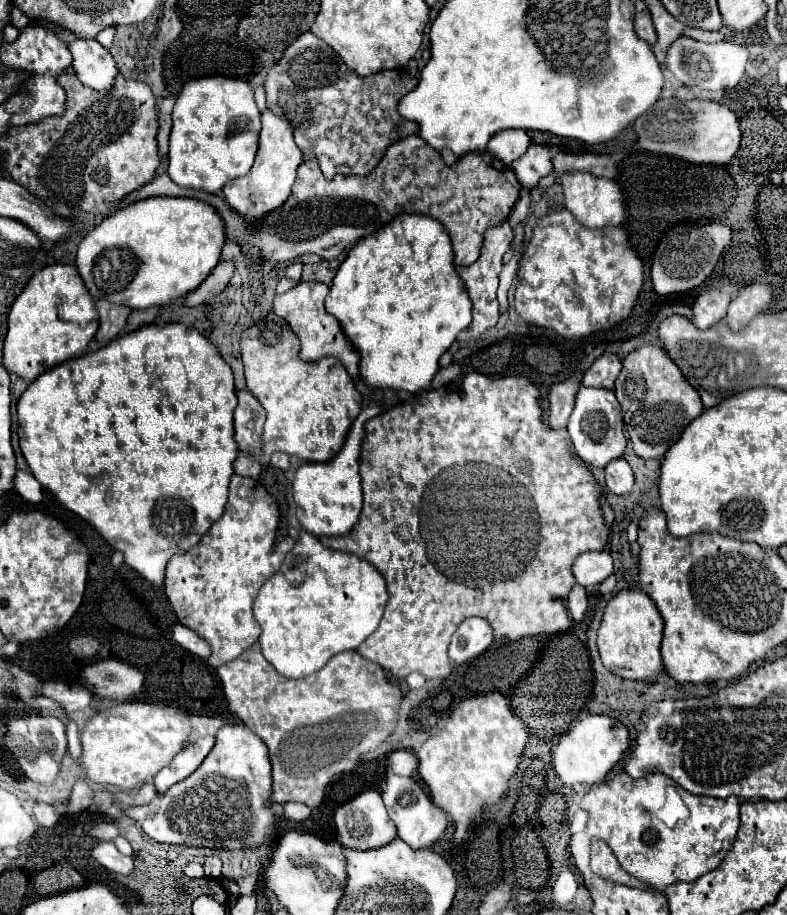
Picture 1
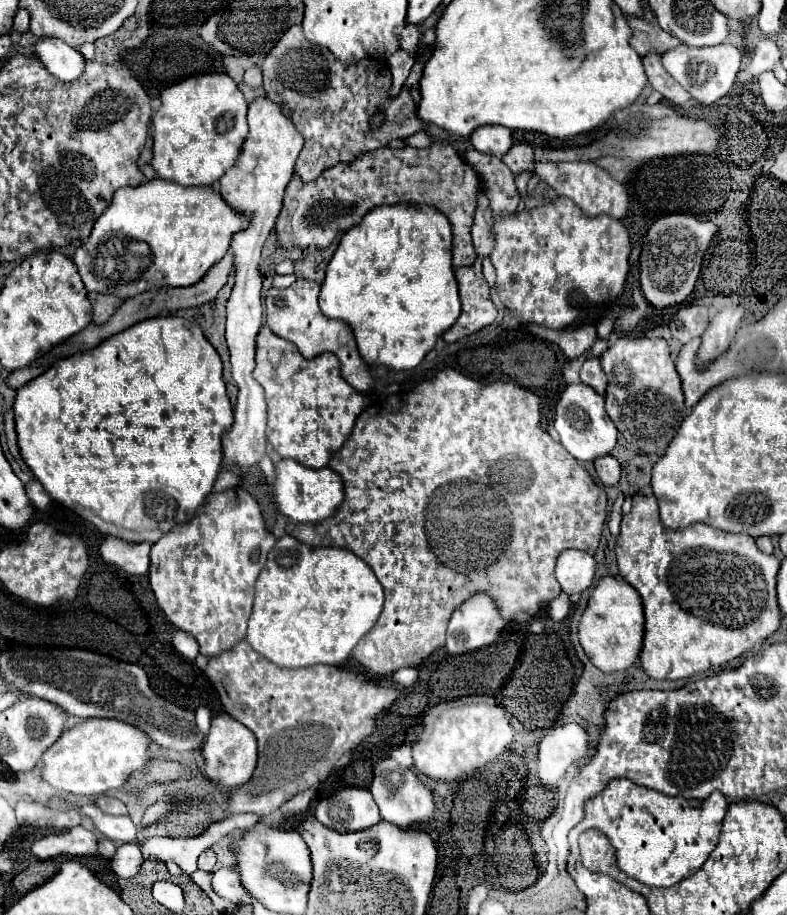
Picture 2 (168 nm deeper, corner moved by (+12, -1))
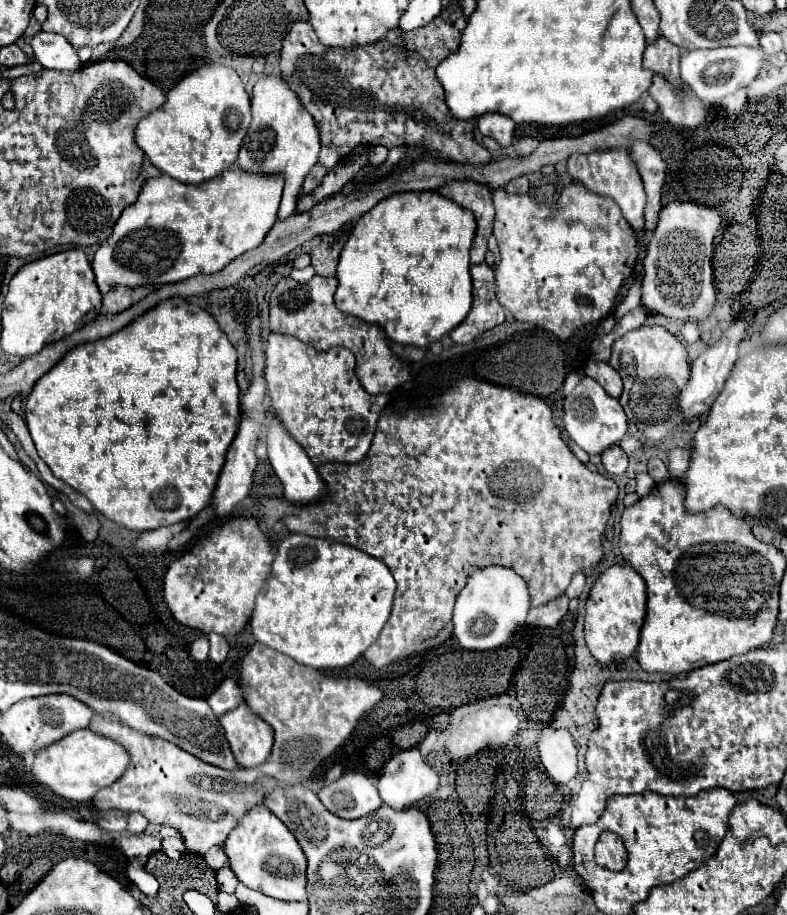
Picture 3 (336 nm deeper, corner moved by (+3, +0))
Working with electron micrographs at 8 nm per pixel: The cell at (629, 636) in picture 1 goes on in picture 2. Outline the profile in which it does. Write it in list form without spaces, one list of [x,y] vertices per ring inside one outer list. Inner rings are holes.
[[[612,576],[600,578],[588,600],[588,608],[582,614],[578,630],[580,644],[598,670],[612,674],[634,666],[644,640],[644,610],[638,592],[624,580]]]

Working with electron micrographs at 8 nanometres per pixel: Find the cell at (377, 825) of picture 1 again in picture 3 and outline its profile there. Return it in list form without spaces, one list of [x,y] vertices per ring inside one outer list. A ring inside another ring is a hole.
[[[345,773],[319,789],[321,803],[343,819],[359,819],[381,807],[381,797],[371,779],[363,773]]]

